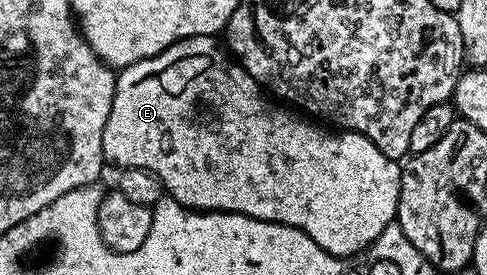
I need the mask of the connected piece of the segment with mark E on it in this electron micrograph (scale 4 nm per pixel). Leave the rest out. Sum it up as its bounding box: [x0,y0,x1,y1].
[103,35,402,257]

